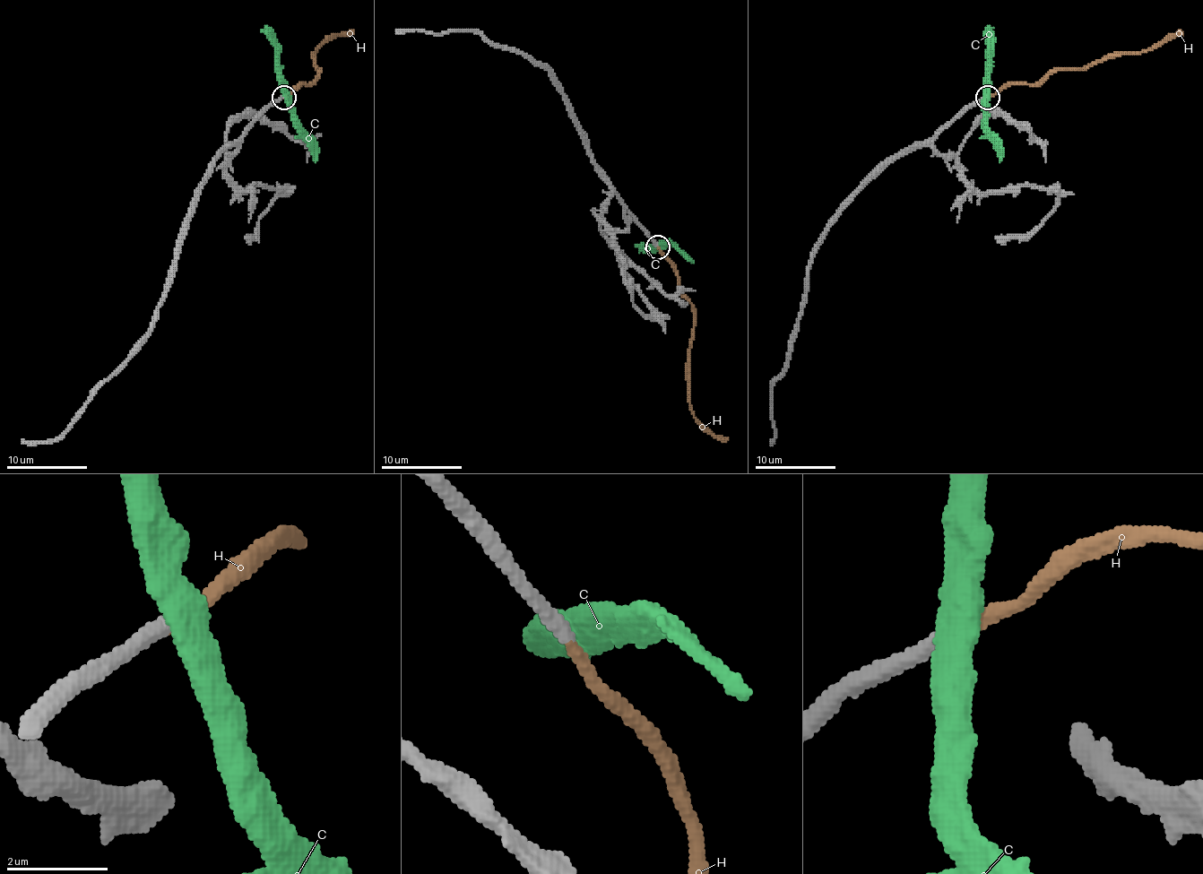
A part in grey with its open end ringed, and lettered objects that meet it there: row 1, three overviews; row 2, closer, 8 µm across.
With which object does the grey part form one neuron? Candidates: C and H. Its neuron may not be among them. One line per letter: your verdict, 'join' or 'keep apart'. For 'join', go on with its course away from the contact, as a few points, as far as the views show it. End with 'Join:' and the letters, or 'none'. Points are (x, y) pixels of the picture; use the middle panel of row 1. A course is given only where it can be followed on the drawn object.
C: keep apart
H: join; course (657, 246), (673, 268), (679, 292), (693, 308), (689, 373), (691, 411), (705, 428), (727, 439)
Join: H

